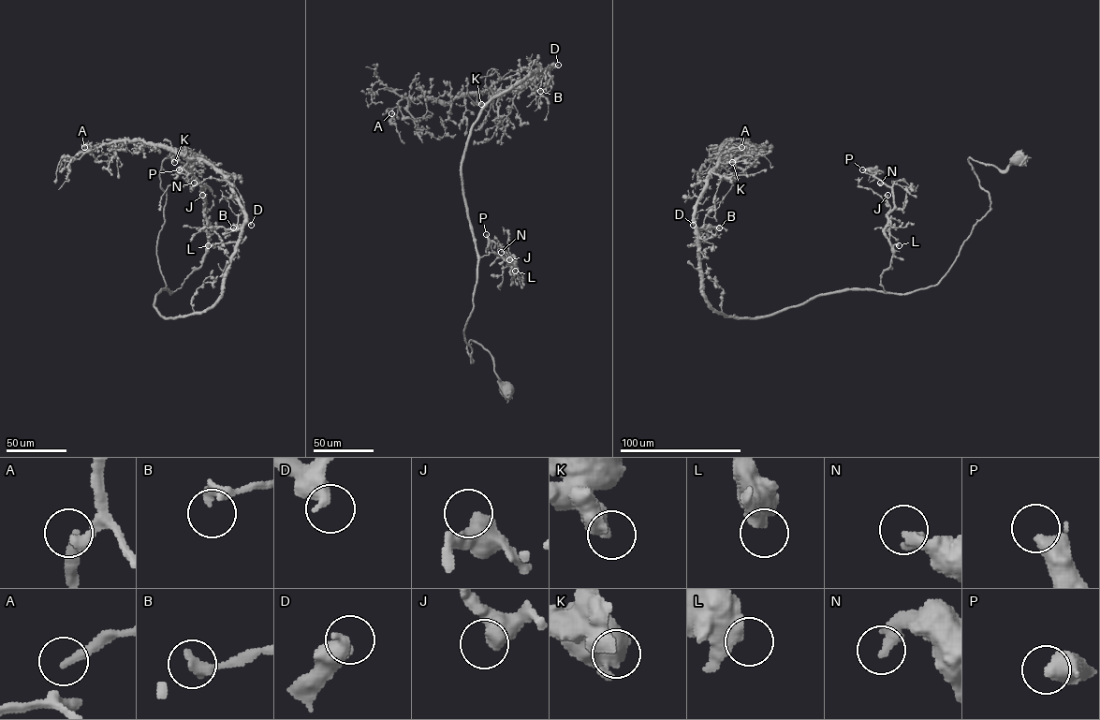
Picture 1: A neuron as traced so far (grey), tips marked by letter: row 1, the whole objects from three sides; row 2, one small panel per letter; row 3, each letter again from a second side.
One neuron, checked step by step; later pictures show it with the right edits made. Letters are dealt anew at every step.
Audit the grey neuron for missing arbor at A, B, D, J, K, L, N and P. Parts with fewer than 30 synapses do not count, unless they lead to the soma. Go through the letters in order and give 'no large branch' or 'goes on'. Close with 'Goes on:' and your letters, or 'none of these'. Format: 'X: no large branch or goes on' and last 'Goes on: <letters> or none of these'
A: no large branch
B: no large branch
D: no large branch
J: no large branch
K: no large branch
L: no large branch
N: no large branch
P: goes on
Goes on: P

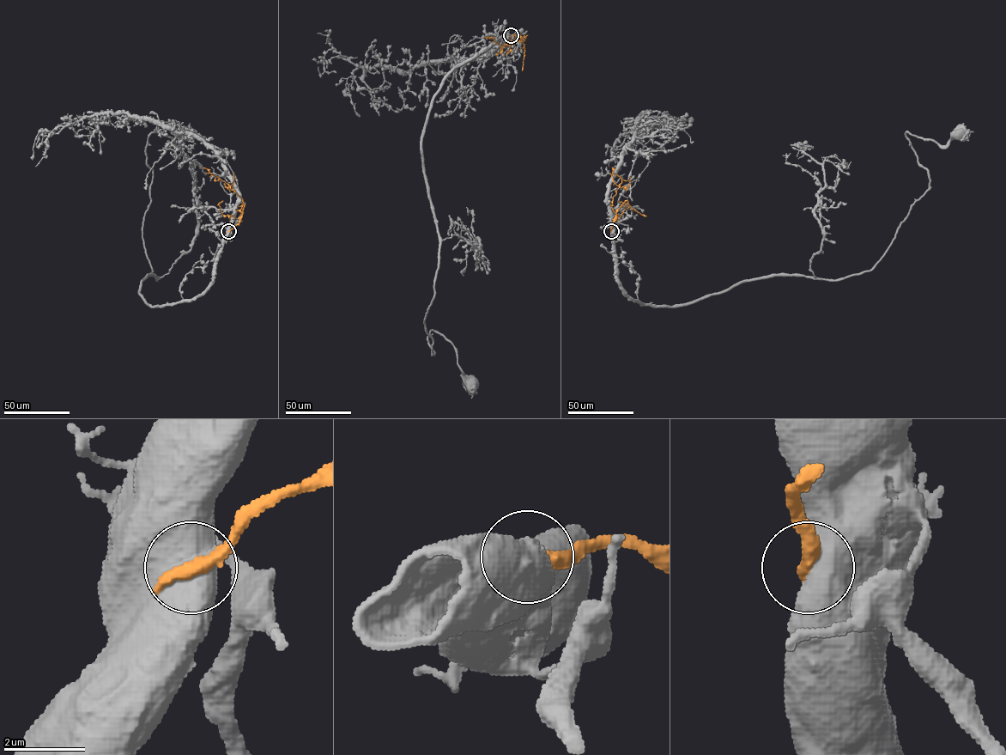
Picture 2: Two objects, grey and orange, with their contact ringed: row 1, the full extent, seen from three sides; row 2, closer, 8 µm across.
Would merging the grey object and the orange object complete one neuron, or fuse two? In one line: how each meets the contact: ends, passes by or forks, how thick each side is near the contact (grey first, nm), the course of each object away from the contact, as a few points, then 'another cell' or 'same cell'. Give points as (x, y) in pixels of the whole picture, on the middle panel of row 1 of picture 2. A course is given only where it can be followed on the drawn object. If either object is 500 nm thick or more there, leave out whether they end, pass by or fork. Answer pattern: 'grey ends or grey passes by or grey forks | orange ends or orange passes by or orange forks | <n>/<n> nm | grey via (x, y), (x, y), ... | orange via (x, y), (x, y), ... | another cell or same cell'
1050/360 nm | grey via (511, 35), (447, 76), (422, 136), (439, 240), (425, 330), (433, 354), (432, 331), (451, 343), (473, 384) | orange via (511, 35), (520, 37), (524, 40), (526, 36), (506, 46), (499, 45), (492, 37), (487, 37), (487, 39) | another cell

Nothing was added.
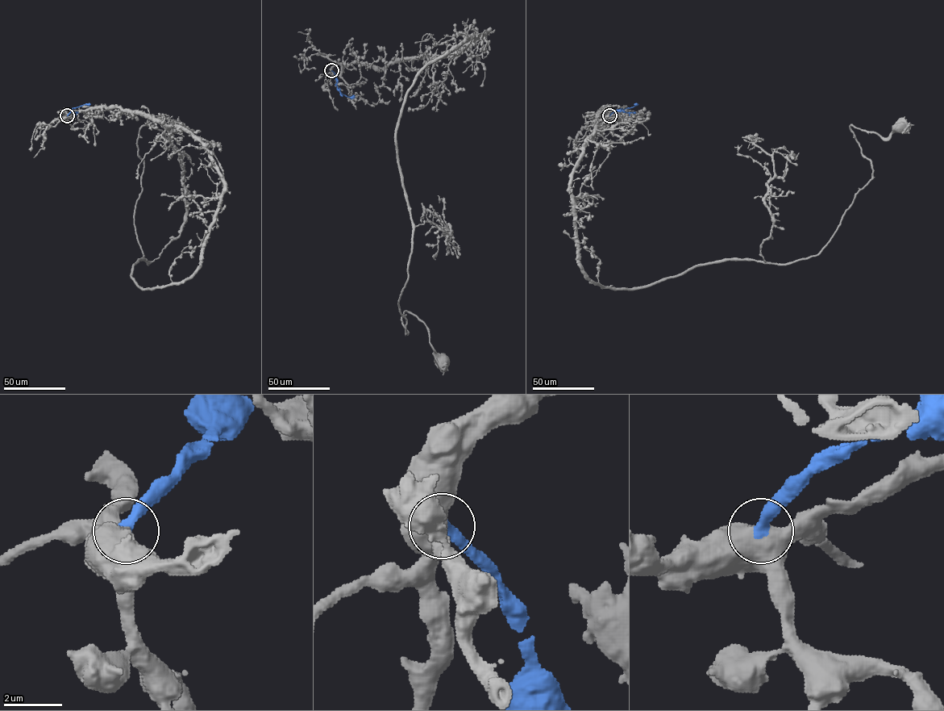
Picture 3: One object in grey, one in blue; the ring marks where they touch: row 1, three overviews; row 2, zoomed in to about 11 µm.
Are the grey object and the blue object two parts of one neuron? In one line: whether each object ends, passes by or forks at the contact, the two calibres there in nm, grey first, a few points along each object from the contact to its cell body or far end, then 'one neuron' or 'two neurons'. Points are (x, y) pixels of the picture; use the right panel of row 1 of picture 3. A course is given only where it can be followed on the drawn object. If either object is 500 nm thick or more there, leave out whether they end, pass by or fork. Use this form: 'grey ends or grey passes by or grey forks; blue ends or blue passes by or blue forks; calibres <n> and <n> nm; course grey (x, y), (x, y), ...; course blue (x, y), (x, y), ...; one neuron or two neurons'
calibres 750 and 400 nm; course grey (610, 115), (572, 172), (576, 259), (628, 289), (815, 257), (871, 178), (850, 127), (900, 129); course blue (609, 115), (634, 104); one neuron

